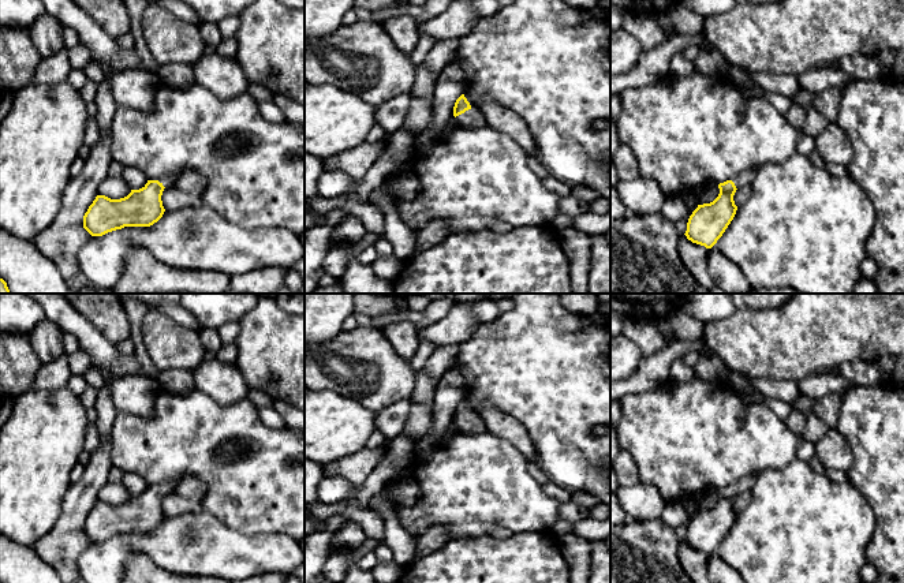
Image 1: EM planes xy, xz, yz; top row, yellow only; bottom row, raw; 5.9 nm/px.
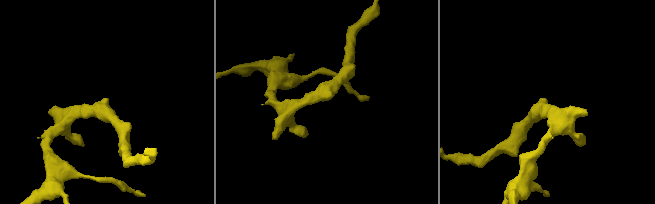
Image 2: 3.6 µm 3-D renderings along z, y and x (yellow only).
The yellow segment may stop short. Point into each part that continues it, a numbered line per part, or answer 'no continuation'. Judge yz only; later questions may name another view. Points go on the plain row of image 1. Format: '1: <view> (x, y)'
1: yz (746, 484)

